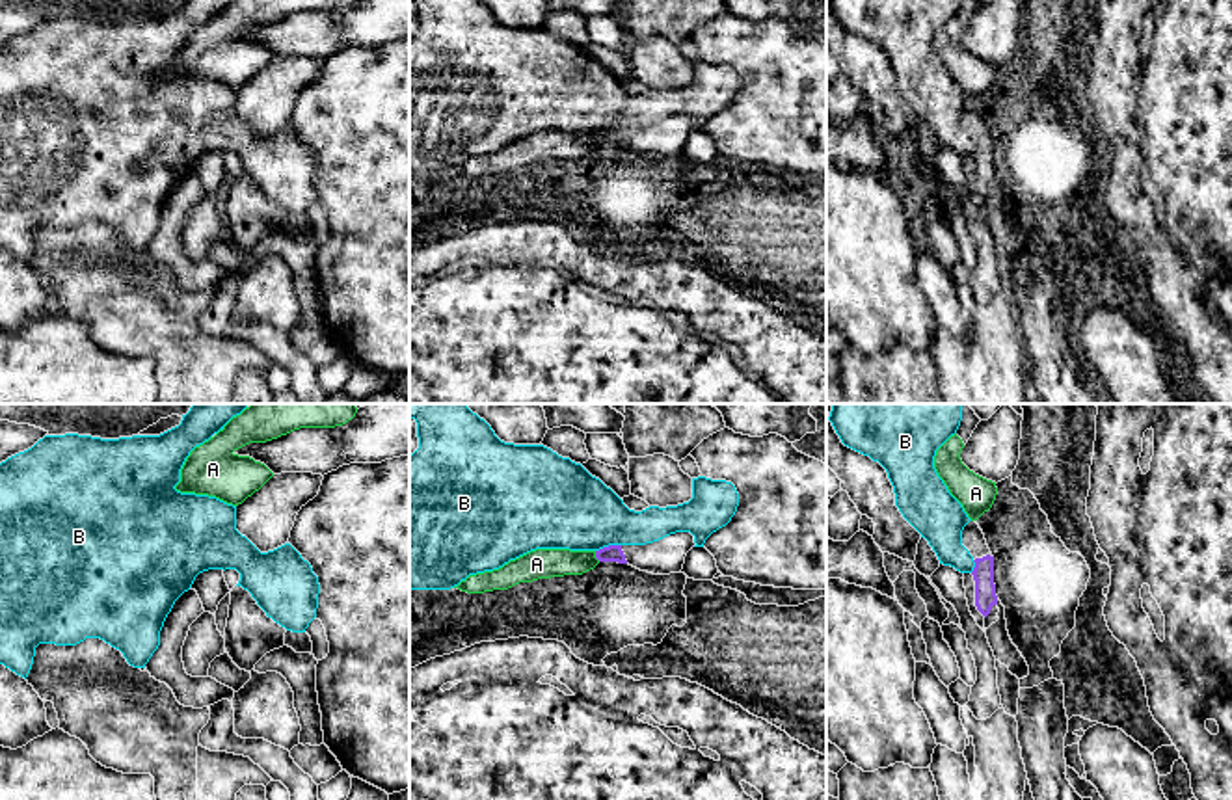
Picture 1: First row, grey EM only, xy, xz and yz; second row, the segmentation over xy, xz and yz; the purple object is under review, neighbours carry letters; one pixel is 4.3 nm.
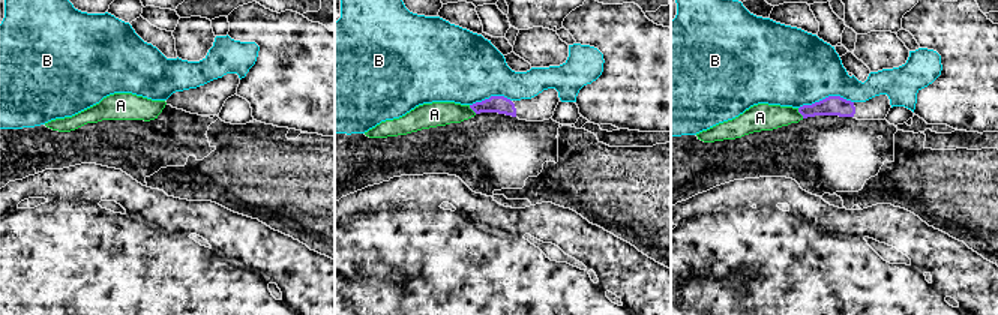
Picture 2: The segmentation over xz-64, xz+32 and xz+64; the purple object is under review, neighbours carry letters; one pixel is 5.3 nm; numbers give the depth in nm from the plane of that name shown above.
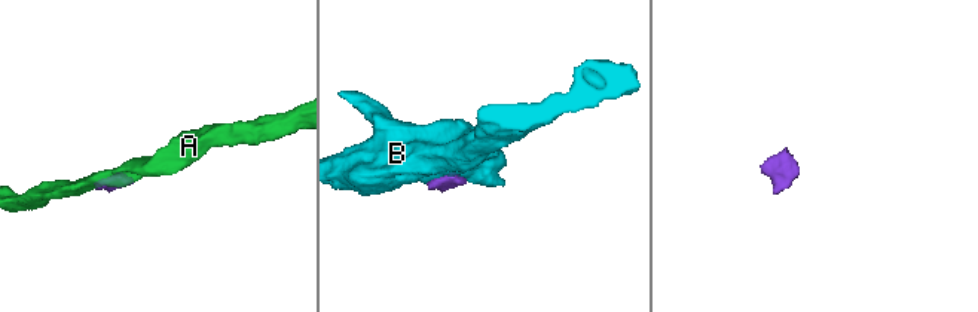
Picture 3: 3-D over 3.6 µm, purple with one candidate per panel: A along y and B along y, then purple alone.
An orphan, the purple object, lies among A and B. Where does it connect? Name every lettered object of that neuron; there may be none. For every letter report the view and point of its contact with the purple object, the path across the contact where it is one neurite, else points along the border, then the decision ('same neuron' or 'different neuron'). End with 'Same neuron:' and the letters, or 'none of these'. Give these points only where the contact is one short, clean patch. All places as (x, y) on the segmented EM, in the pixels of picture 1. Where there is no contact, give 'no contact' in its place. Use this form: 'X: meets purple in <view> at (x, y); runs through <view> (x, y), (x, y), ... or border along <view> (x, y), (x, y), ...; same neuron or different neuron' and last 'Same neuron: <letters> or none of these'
A: meets purple in xz at (596, 557); border along xz (594, 551), (600, 560); different neuron
B: meets purple in xz at (609, 546); different neuron
Same neuron: none of these

